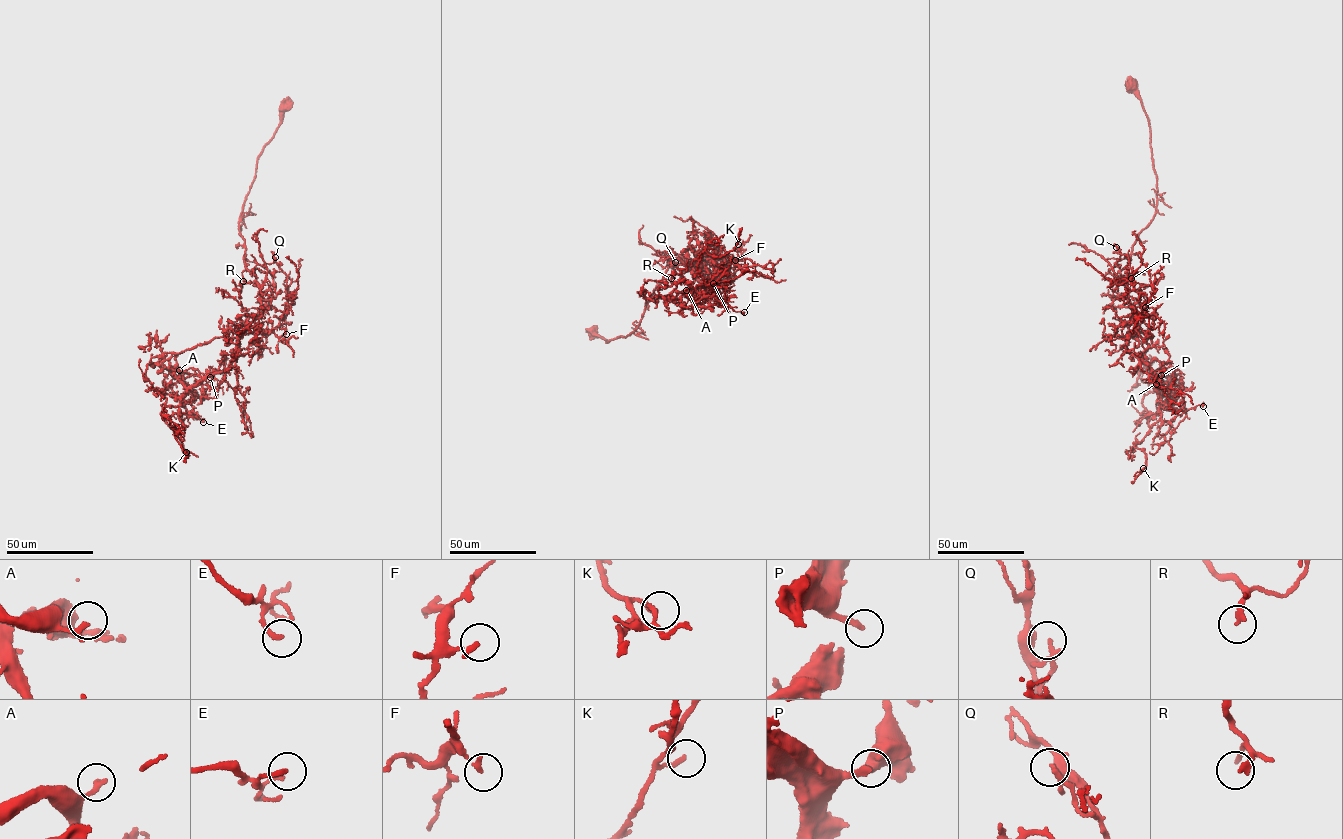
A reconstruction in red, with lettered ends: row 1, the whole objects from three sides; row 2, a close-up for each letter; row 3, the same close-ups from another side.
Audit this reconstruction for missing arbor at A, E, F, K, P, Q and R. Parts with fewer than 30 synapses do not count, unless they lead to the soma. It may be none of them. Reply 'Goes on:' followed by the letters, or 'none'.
Goes on: P

